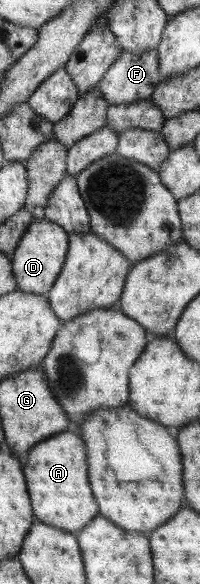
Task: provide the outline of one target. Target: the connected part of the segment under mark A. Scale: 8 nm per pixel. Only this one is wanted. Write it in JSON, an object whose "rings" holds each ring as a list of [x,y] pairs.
{"rings":[[[57,433],[35,444],[22,464],[30,506],[37,521],[77,533],[98,515],[98,505],[87,481],[83,441],[73,433]]]}

